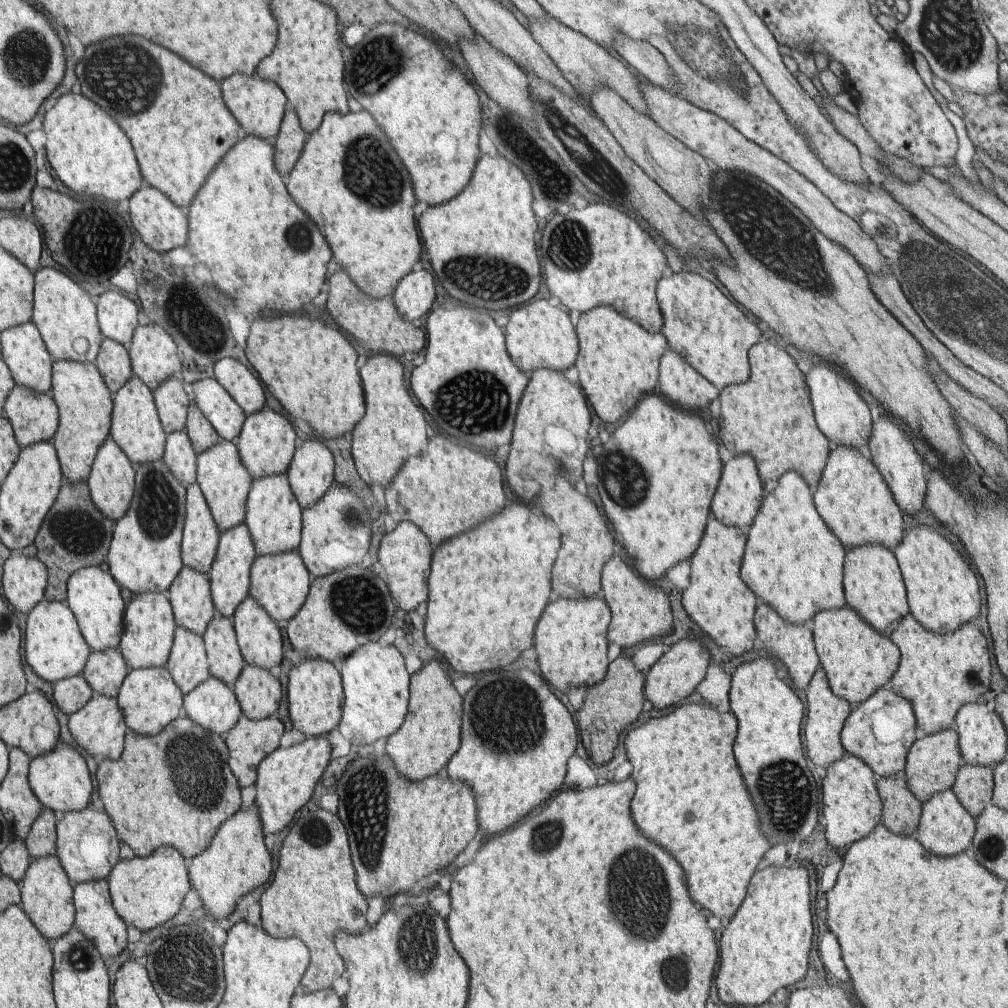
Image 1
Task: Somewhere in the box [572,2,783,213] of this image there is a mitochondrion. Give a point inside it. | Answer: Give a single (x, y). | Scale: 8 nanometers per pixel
(700, 48)

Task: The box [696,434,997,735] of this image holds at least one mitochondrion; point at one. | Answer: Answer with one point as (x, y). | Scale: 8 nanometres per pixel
(973, 678)

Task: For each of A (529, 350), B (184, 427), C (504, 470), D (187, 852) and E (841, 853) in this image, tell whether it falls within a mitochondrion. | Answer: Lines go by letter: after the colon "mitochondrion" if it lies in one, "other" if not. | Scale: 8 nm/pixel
A: other
B: other
C: other
D: other
E: other

